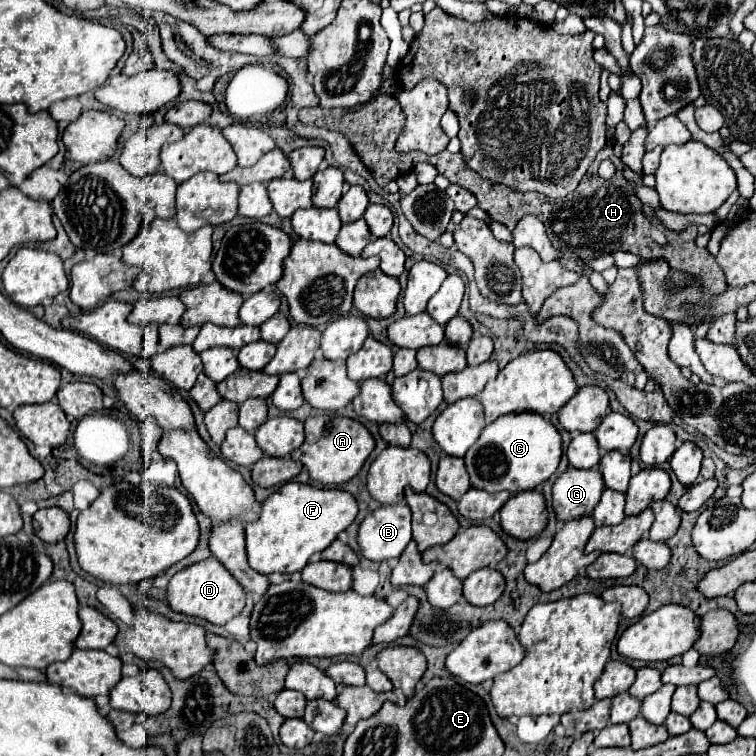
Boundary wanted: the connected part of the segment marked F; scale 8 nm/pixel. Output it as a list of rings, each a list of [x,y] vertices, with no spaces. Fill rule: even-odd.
[[[291,480],[261,504],[259,520],[245,526],[249,566],[259,574],[293,574],[303,570],[313,554],[325,550],[337,534],[353,524],[357,512],[357,500],[345,490],[317,488]]]

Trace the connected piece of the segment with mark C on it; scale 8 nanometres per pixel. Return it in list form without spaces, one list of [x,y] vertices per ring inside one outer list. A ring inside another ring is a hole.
[[[519,412],[499,416],[487,424],[479,440],[467,450],[465,466],[471,476],[471,486],[487,492],[509,490],[517,494],[543,484],[559,466],[563,454],[563,442],[557,428],[535,412]]]

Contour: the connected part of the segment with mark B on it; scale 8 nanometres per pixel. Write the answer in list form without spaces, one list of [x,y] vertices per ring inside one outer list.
[[[407,504],[373,510],[359,528],[359,546],[369,560],[399,558],[411,542],[411,510]]]

